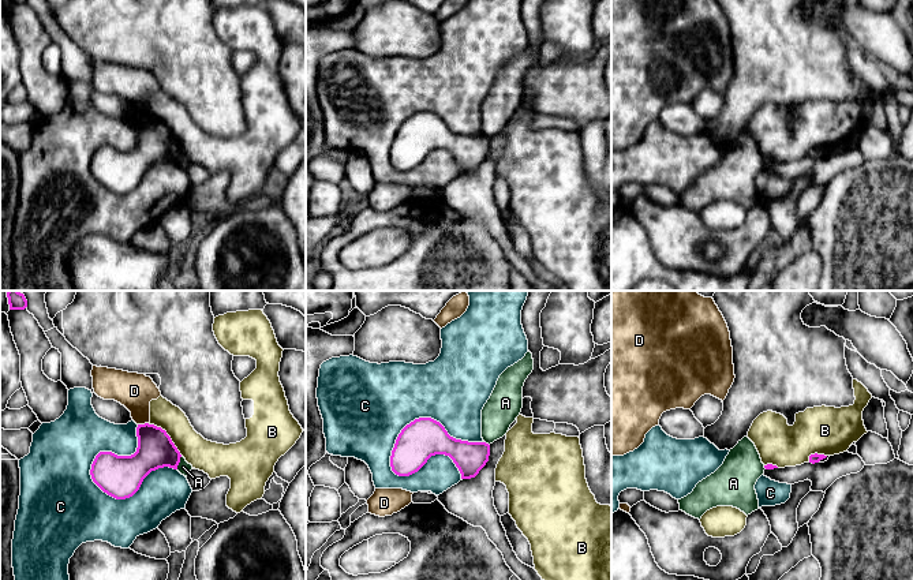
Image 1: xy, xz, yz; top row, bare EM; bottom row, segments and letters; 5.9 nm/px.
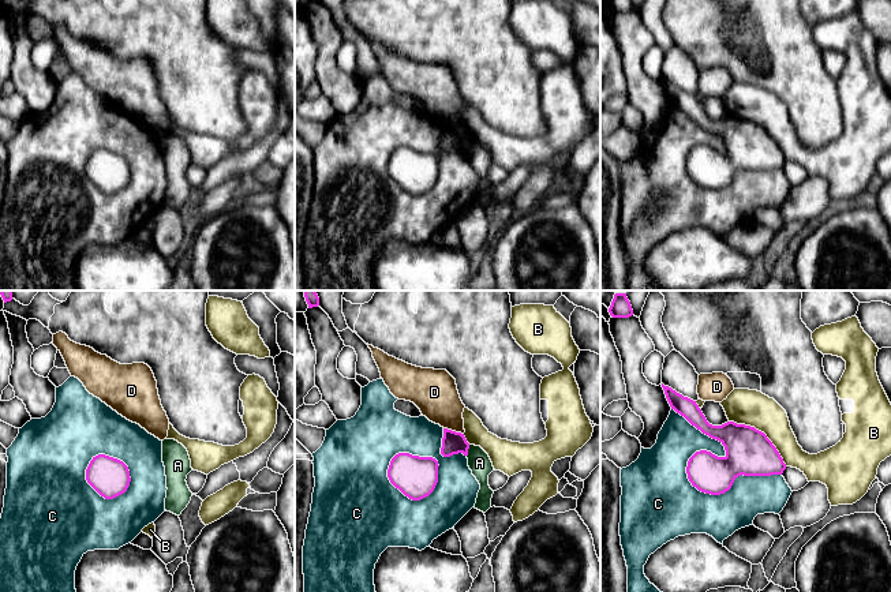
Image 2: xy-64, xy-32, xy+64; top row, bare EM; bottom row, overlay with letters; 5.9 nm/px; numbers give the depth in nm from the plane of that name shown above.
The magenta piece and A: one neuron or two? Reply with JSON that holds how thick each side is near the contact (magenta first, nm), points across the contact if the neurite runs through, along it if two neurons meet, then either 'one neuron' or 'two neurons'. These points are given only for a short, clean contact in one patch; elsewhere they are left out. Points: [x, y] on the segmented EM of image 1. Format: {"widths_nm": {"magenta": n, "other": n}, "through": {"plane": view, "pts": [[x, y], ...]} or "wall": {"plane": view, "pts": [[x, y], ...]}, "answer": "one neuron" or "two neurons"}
{"widths_nm": {"magenta": 220, "other": 70}, "wall": {"plane": "xy", "pts": [[182, 456], [176, 468]]}, "answer": "two neurons"}

